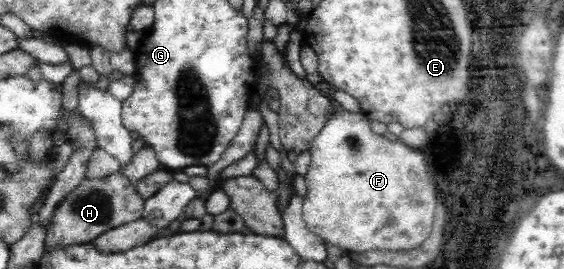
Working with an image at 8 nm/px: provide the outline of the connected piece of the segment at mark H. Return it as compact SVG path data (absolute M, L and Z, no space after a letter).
M109 174L107 178L81 178L81 184L67 194L67 198L53 210L49 226L45 230L44 250L57 246L73 246L74 243L91 243L100 234L142 218L144 198L136 191L135 183L121 174Z

